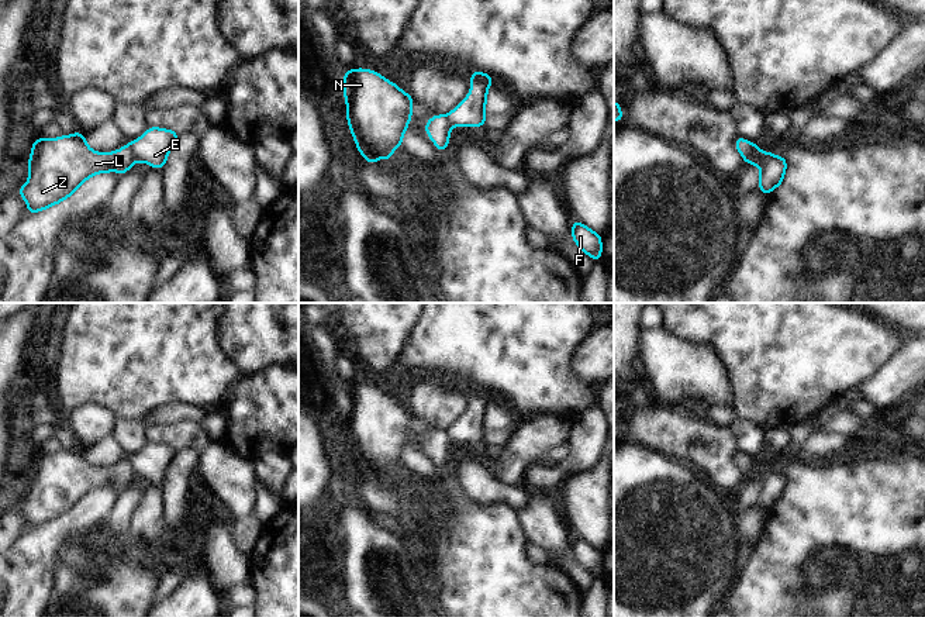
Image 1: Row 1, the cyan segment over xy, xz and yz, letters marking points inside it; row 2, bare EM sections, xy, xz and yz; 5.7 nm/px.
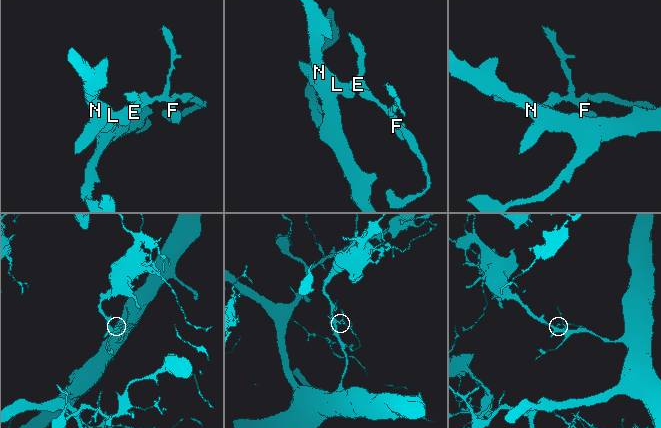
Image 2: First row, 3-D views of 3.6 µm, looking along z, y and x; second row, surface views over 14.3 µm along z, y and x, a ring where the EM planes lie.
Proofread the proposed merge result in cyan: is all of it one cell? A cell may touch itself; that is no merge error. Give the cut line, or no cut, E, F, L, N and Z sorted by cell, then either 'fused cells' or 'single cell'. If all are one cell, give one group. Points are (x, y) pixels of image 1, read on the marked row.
cut xy (130, 142), (137, 159); groups E F / L N Z; fused cells

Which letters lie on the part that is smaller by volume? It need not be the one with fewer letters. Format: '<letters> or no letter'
E, F

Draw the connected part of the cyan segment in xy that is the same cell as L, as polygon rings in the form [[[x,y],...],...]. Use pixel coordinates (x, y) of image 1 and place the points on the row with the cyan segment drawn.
[[[77,131],[54,139],[35,138],[28,159],[28,182],[18,194],[31,214],[70,197],[87,179],[99,173],[127,173],[137,162],[131,144],[114,152],[96,152]]]

